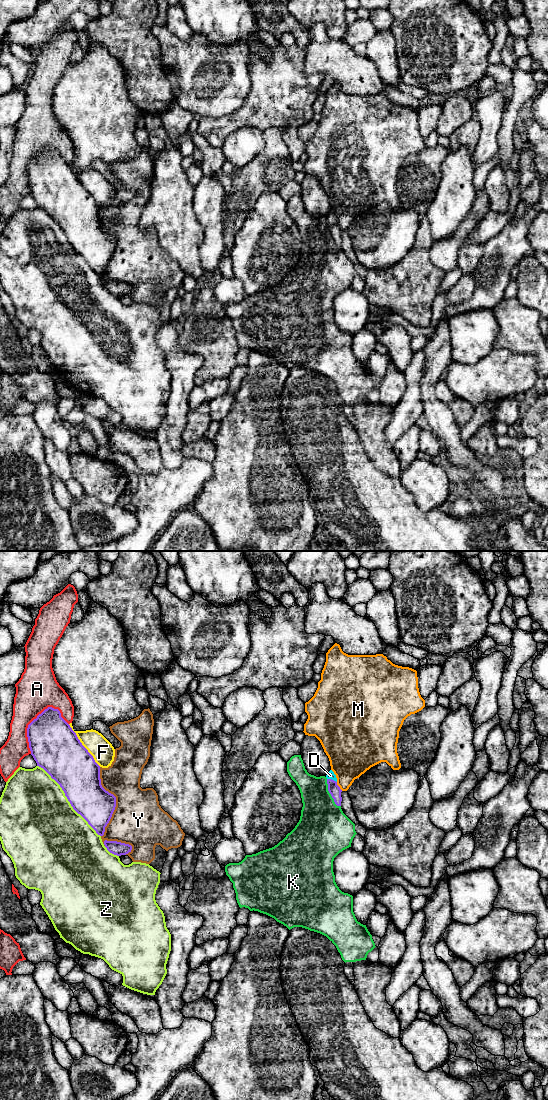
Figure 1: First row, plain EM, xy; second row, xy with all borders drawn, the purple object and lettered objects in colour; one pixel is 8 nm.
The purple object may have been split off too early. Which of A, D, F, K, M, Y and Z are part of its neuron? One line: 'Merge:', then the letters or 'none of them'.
Merge: D

